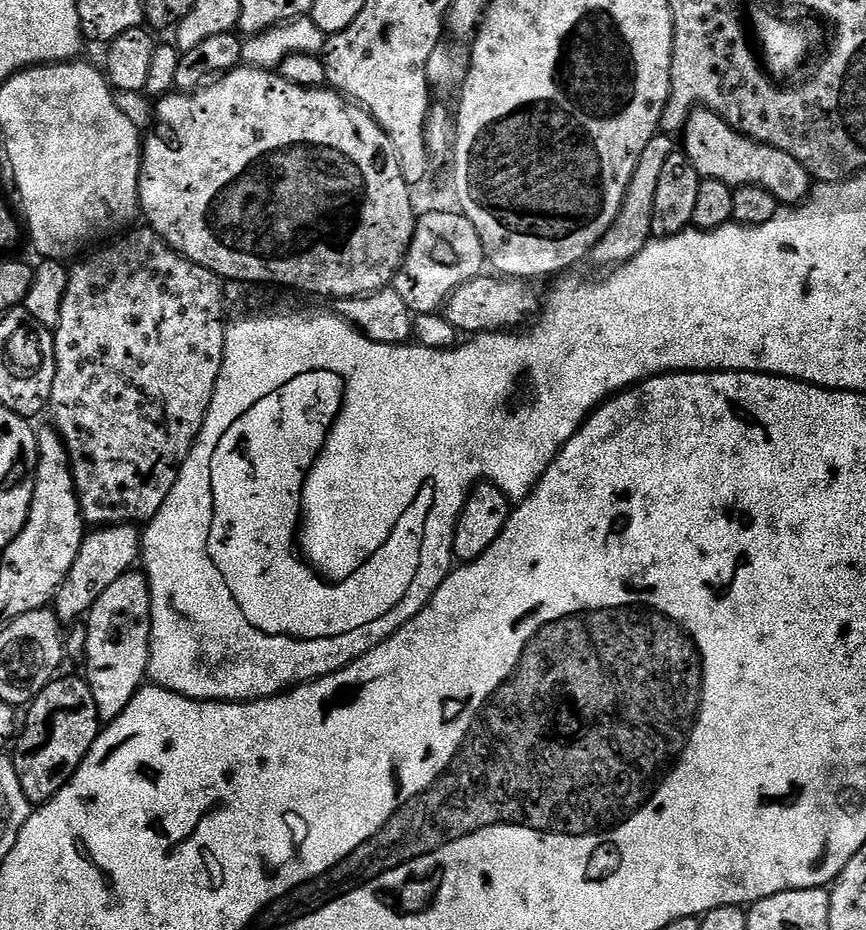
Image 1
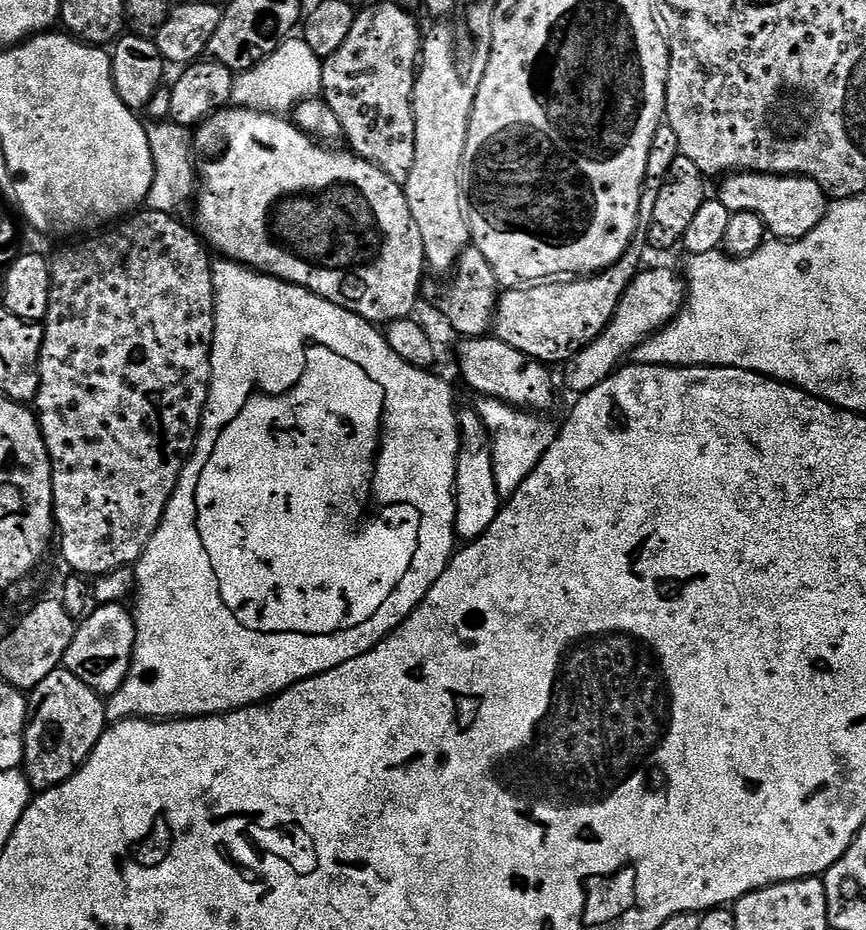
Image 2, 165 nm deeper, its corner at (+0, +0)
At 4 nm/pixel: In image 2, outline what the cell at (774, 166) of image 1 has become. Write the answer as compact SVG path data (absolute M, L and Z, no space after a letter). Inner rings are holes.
M746 172L725 175L719 184L718 199L722 206L726 206L726 210L758 214L769 233L778 240L800 240L828 215L830 198L822 186L818 186L818 182L805 176L771 176L761 172Z

